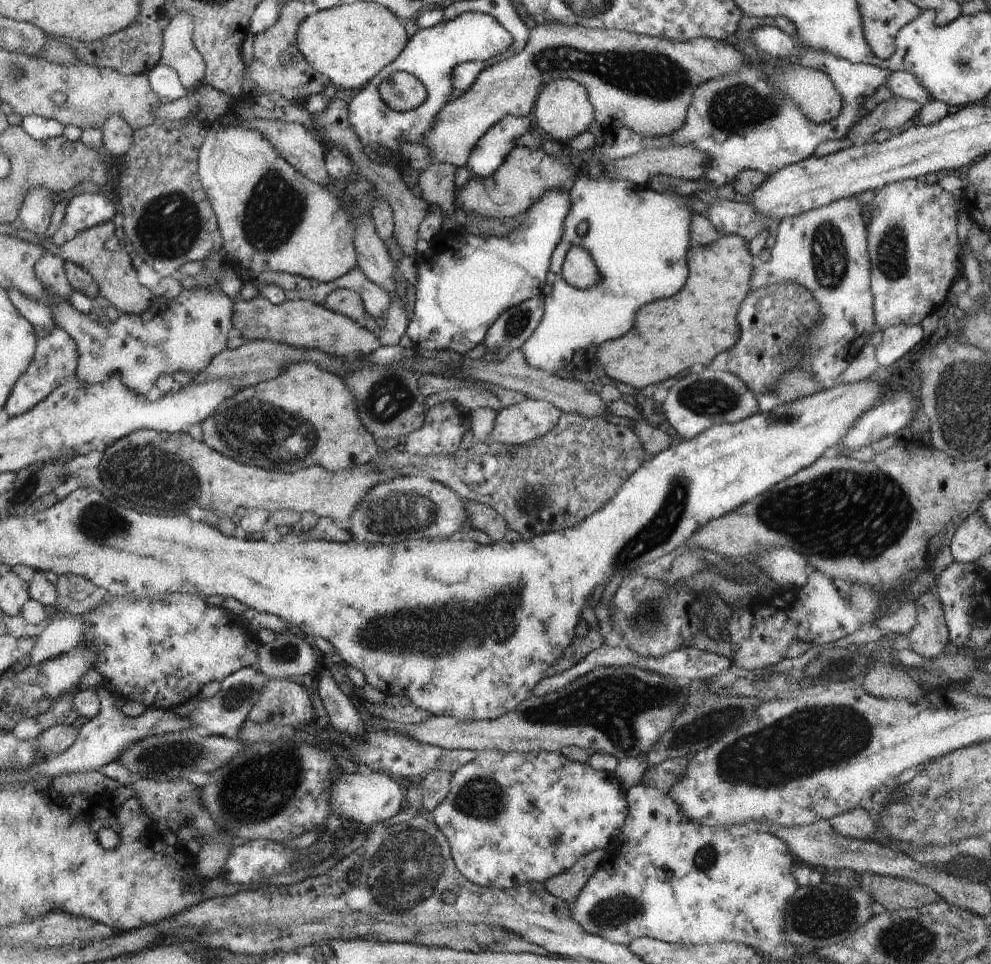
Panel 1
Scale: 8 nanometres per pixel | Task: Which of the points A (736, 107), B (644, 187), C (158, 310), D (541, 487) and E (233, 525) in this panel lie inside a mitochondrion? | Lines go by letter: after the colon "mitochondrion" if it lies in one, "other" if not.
A: mitochondrion
B: other
C: other
D: mitochondrion
E: other

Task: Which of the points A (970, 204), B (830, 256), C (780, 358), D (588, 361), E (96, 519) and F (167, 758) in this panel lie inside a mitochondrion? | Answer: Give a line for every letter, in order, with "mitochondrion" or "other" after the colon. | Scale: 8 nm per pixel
A: other
B: mitochondrion
C: mitochondrion
D: other
E: mitochondrion
F: mitochondrion

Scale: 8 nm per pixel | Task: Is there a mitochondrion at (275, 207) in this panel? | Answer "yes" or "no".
yes

